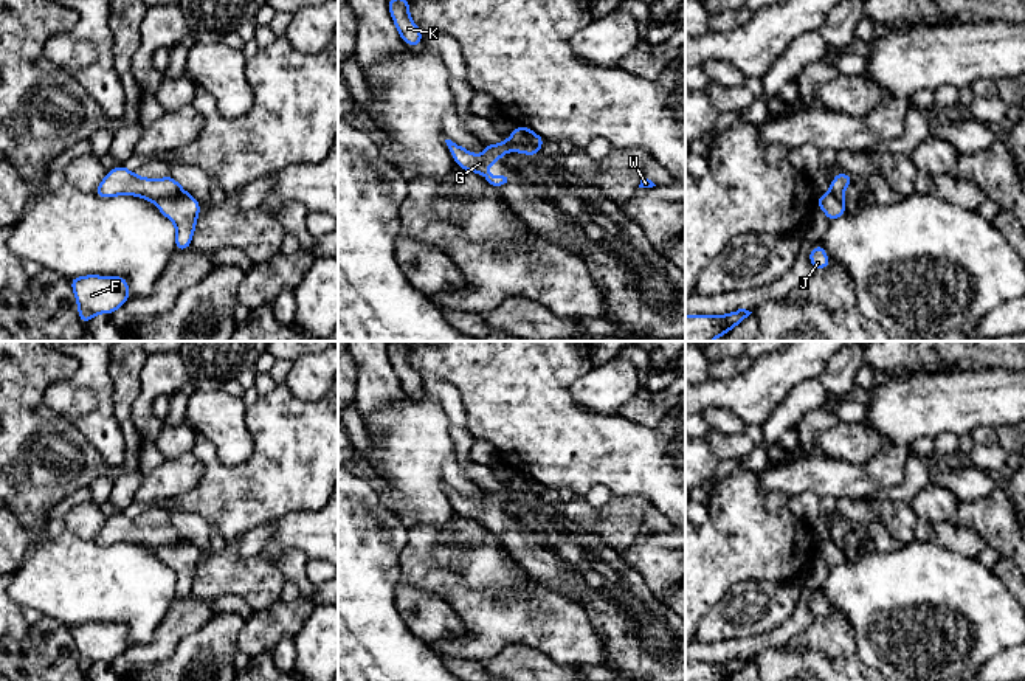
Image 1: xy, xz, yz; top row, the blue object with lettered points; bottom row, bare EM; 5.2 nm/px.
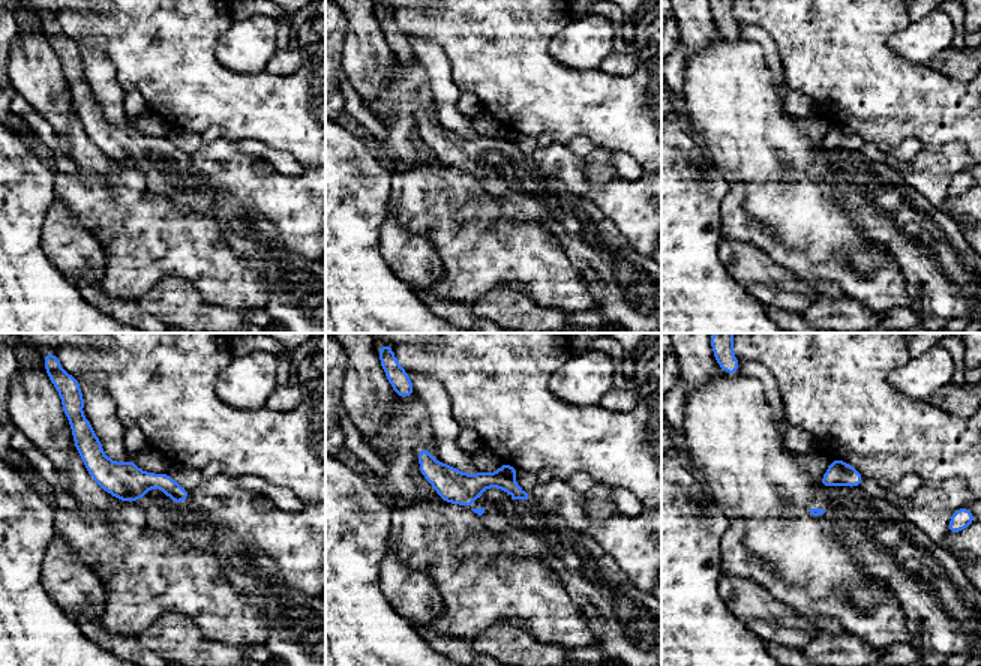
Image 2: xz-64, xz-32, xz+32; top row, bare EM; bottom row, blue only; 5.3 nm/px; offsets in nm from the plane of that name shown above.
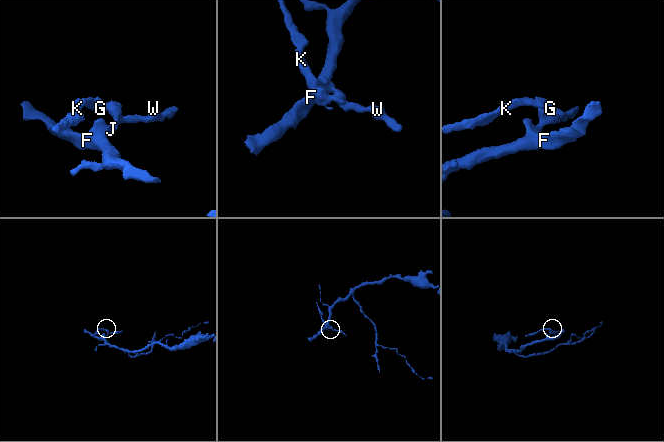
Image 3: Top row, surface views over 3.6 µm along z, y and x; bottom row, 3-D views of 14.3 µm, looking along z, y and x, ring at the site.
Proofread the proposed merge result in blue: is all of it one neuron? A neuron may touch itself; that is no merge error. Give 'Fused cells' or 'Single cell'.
Fused cells

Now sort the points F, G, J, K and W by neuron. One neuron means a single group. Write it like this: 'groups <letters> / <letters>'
groups F J W / G K

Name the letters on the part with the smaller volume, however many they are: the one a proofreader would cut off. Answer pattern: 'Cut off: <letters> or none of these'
Cut off: G, K

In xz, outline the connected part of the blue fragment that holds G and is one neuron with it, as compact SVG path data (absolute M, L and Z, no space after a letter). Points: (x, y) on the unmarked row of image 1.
M445 487L450 503L456 509L456 512L467 520L476 520L481 524L484 524L490 532L501 534L507 531L507 524L504 523L490 523L487 518L487 513L498 512L499 506L506 503L507 500L513 498L516 501L524 503L533 503L538 504L540 498L530 493L512 493L506 489L490 492L487 490L485 496L482 498L482 503L478 504L476 501L470 500L468 496L453 490L451 487Z

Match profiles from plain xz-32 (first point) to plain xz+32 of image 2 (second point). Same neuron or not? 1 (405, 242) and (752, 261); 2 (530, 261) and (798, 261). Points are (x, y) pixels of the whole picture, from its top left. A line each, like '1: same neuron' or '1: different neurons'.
1: same neuron
2: same neuron

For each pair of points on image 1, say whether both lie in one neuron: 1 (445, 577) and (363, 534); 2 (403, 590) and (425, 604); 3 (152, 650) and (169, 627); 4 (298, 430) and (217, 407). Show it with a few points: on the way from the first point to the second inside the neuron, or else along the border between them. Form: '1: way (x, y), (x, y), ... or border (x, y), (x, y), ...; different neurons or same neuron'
1: border (408, 529), (408, 539), (400, 553), (400, 577); different neurons
2: way (408, 594), (421, 604); same neuron
3: way (158, 644), (168, 633); same neuron
4: border (245, 407), (245, 427), (251, 436), (253, 450); different neurons

